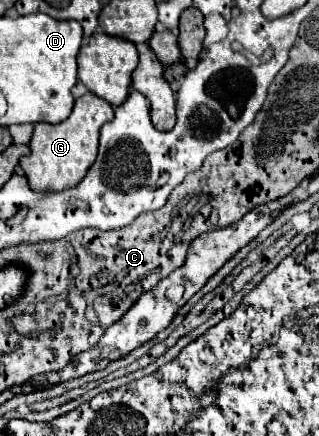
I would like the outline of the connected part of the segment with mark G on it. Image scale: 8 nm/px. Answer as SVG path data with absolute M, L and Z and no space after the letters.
M88 92L74 102L74 110L68 120L60 124L36 124L30 138L30 156L20 158L20 166L28 178L28 184L36 192L60 192L72 186L78 186L86 176L88 168L98 154L98 136L100 128L114 118L112 106Z

